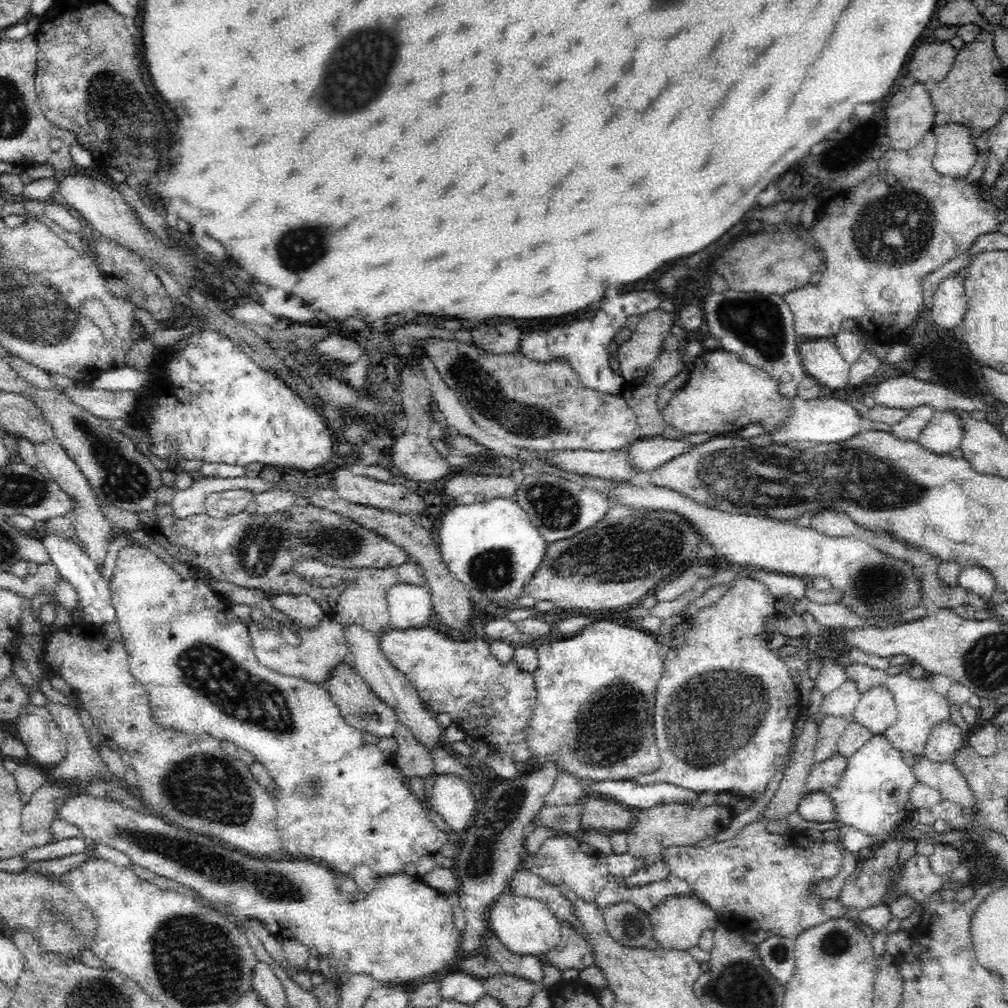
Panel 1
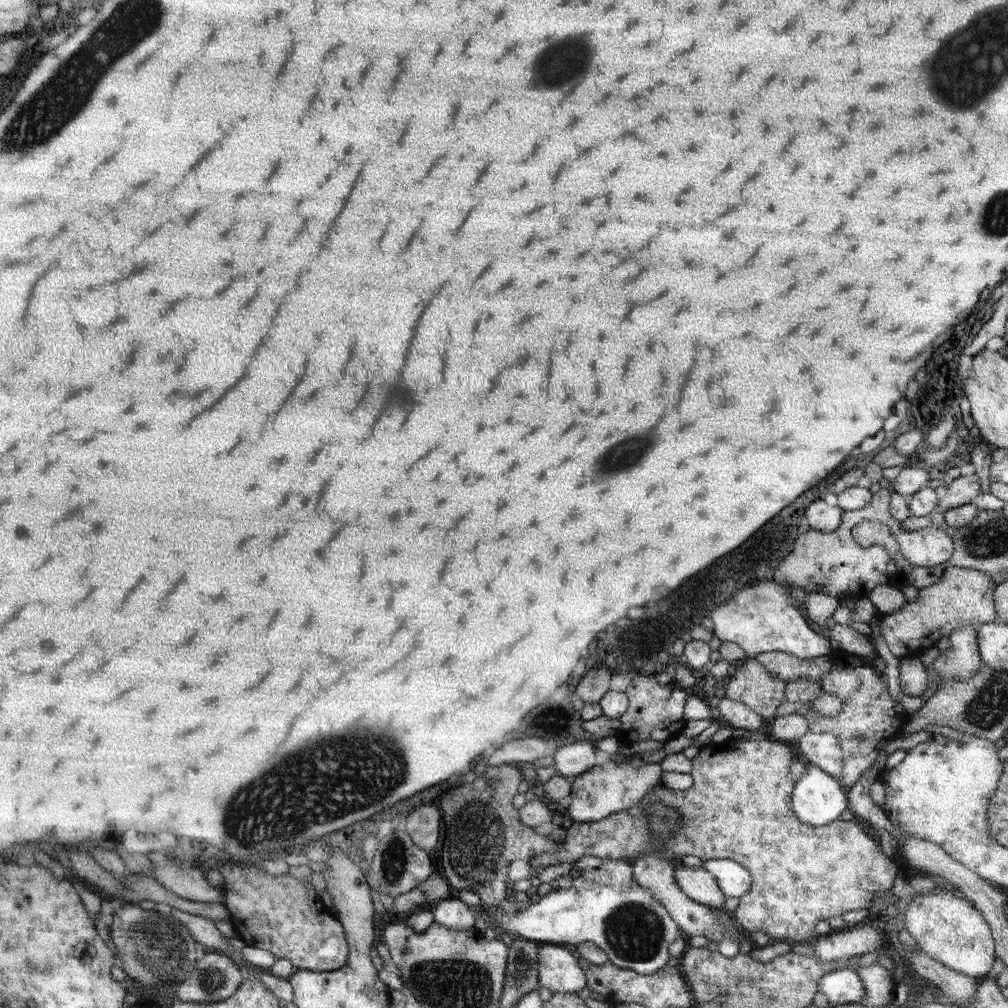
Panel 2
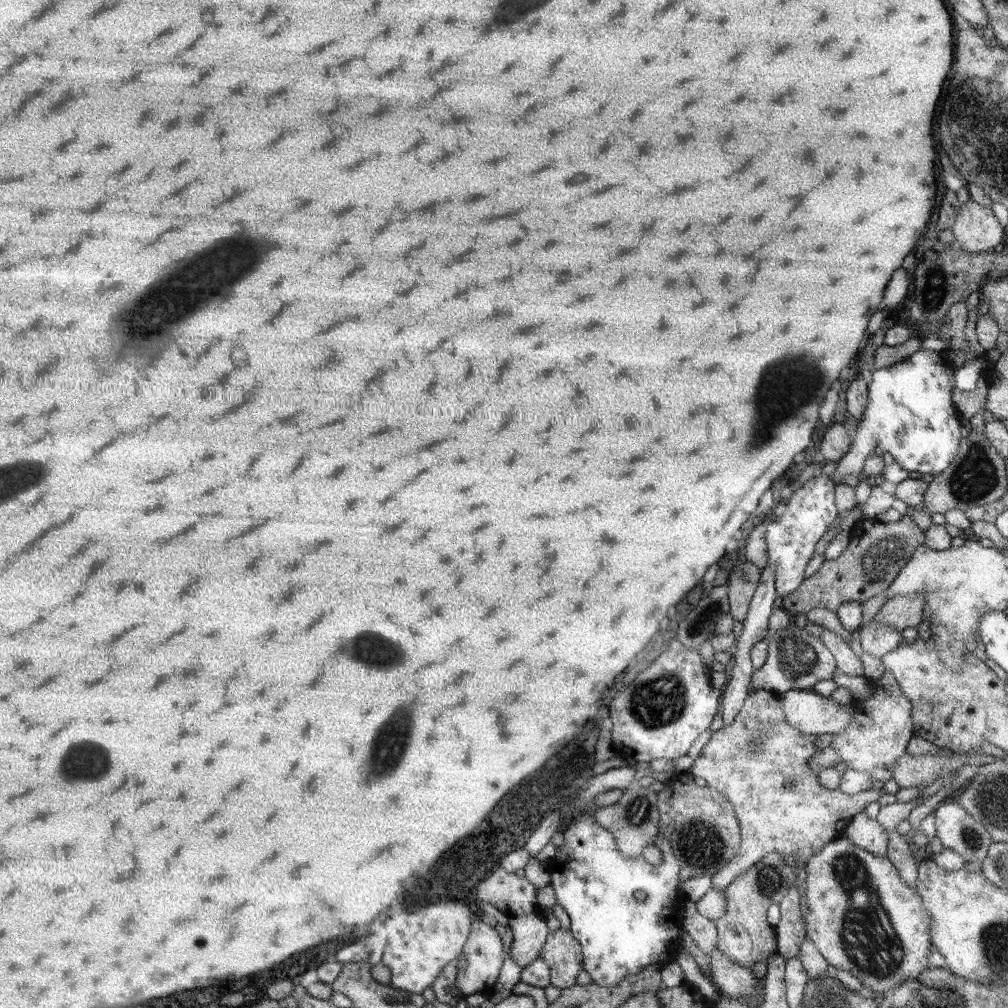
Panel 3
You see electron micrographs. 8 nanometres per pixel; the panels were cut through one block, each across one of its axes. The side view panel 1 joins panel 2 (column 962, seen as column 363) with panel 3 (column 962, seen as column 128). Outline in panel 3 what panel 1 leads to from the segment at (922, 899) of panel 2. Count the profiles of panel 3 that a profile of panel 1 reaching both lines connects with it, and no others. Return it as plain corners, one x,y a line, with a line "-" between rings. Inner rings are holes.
957,802
939,804
933,810
935,816
935,838
941,840
943,850
959,854
965,862
983,862
989,846
993,844
987,828
969,816

